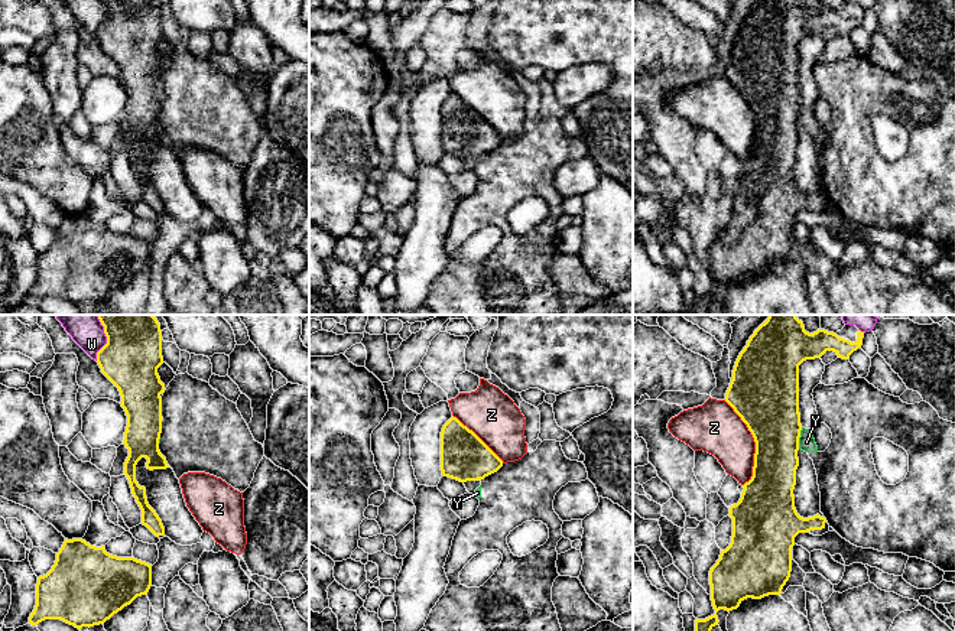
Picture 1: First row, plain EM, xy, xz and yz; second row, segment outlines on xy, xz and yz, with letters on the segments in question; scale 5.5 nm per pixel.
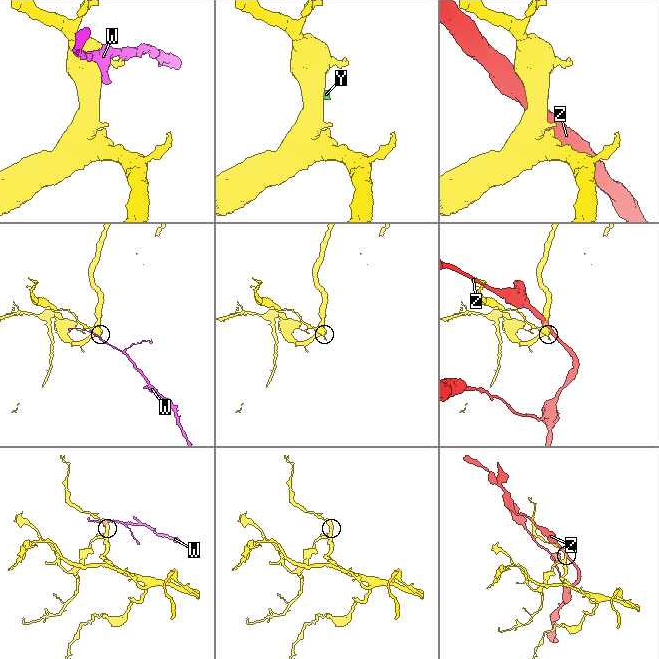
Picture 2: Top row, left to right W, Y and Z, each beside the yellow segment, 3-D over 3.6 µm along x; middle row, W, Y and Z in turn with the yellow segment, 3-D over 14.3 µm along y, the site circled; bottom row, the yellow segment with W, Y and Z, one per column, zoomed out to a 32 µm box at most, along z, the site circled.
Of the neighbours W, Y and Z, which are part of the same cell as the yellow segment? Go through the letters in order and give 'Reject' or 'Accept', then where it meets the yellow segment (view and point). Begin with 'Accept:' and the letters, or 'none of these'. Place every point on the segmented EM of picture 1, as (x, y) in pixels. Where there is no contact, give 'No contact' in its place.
Accept: none of these
W: Reject. Touches yellow at xy (107, 338)
Y: Reject. Touches yellow at yz (799, 436)
Z: Reject. Touches yellow at yz (756, 444)

